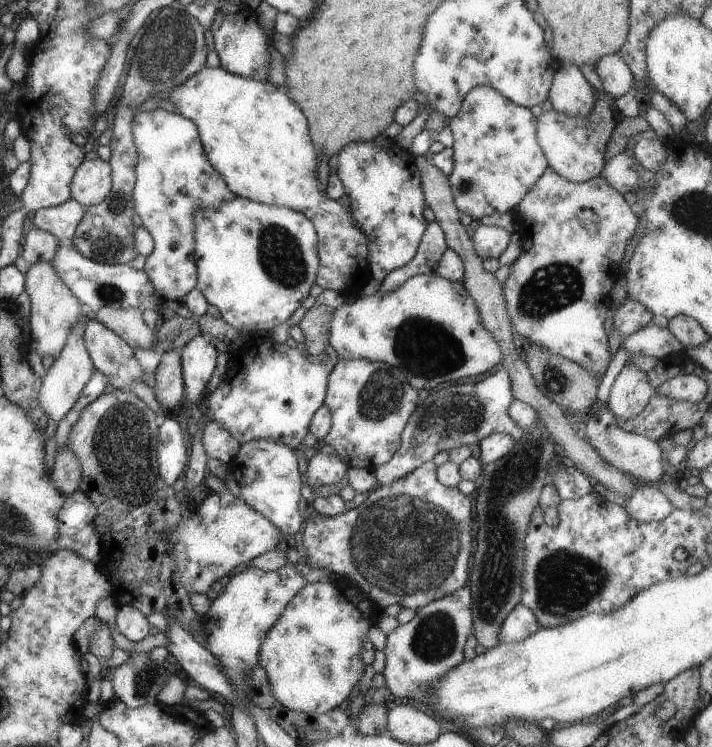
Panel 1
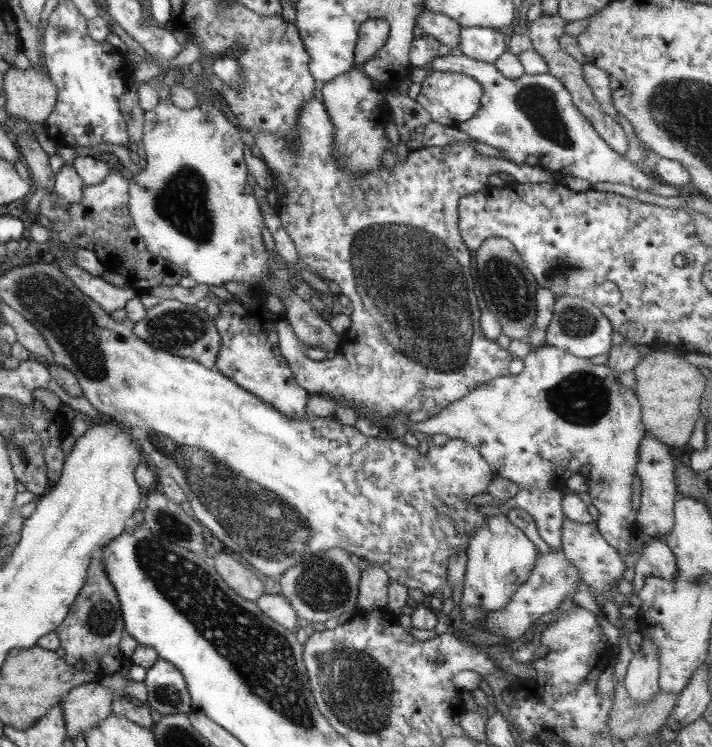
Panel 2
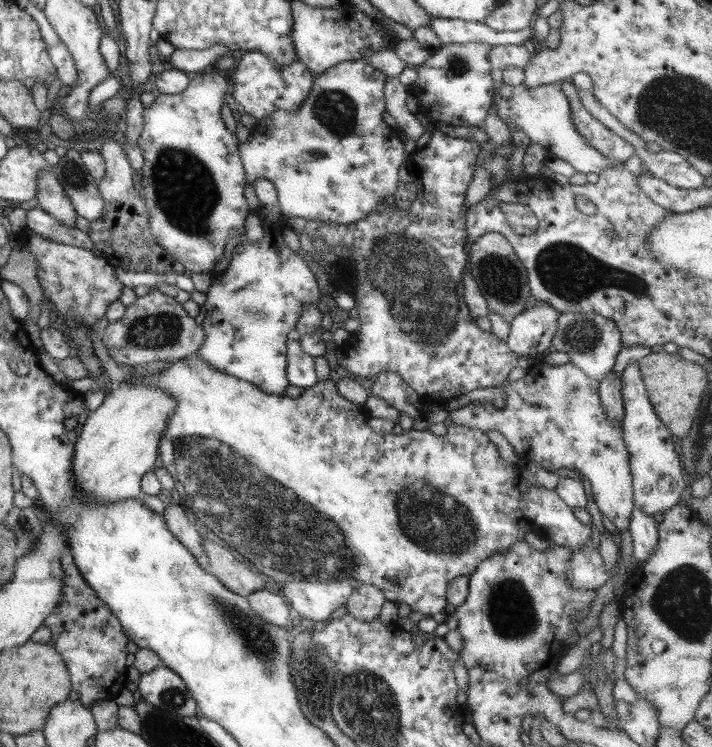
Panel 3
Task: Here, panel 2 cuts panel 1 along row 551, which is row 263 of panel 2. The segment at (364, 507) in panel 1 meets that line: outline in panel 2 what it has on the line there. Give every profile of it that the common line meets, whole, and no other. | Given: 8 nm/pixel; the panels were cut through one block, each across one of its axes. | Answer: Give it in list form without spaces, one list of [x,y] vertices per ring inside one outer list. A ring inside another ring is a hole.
[[[309,98],[307,102],[303,102],[303,106],[299,106],[299,118],[295,118],[295,128],[293,128],[293,135],[295,135],[295,142],[287,144],[283,138],[277,138],[275,134],[267,134],[263,130],[259,130],[255,134],[254,144],[259,150],[259,154],[263,157],[261,160],[266,165],[272,175],[272,180],[281,182],[283,191],[279,193],[279,201],[275,206],[275,214],[278,215],[281,226],[288,234],[289,238],[294,244],[299,260],[307,264],[309,270],[323,280],[335,282],[339,286],[343,296],[347,296],[352,308],[351,314],[348,316],[350,323],[347,330],[343,332],[343,344],[341,344],[338,357],[333,359],[324,359],[320,362],[313,361],[306,358],[302,352],[302,343],[297,340],[293,334],[291,326],[282,317],[275,323],[275,334],[278,336],[278,349],[281,356],[286,360],[288,368],[292,371],[293,377],[298,386],[301,386],[307,393],[317,393],[319,395],[326,395],[329,399],[345,400],[347,404],[352,407],[357,407],[354,410],[357,418],[366,418],[380,430],[387,431],[391,420],[399,414],[395,412],[410,413],[410,412],[427,412],[429,418],[435,417],[436,414],[447,407],[451,402],[460,400],[463,396],[470,394],[477,387],[484,383],[491,381],[493,378],[503,377],[508,373],[509,363],[513,355],[509,353],[508,349],[503,349],[495,341],[487,340],[479,328],[480,311],[477,308],[477,298],[475,292],[477,290],[477,283],[471,277],[471,254],[465,243],[461,240],[461,235],[458,230],[458,214],[457,205],[459,199],[467,194],[473,194],[482,190],[487,186],[487,177],[489,174],[497,172],[505,172],[512,176],[517,183],[531,183],[539,184],[539,182],[557,182],[561,183],[562,176],[556,171],[549,171],[547,168],[539,164],[528,166],[525,163],[515,165],[511,162],[505,161],[502,158],[493,158],[477,154],[473,146],[467,144],[451,144],[451,146],[431,146],[421,147],[420,149],[410,149],[407,157],[403,162],[399,162],[396,158],[395,164],[392,168],[385,168],[385,166],[377,166],[373,171],[365,173],[363,177],[351,181],[351,177],[347,175],[344,166],[340,166],[336,162],[335,149],[333,149],[332,140],[333,125],[327,117],[327,111],[323,107],[323,103],[316,98]]]

